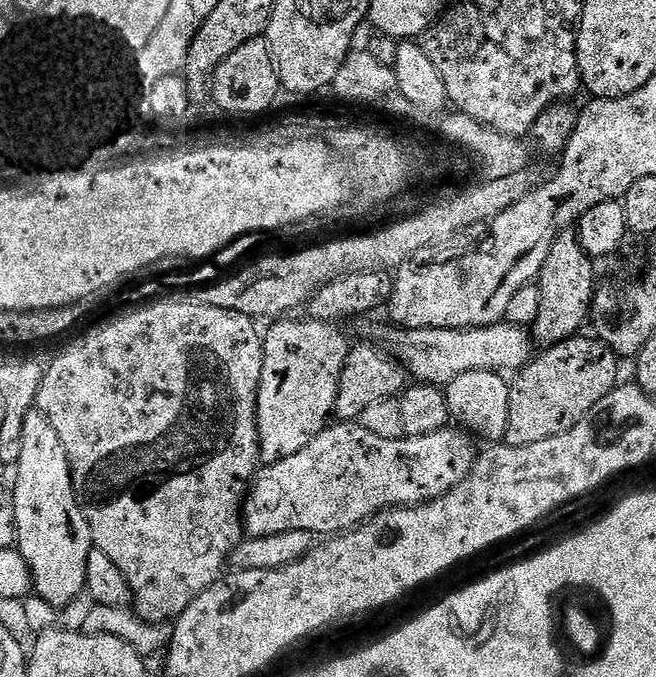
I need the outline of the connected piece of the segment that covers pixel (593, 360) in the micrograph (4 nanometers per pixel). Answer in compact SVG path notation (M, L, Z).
M577 334L572 337L571 340L563 340L561 344L556 344L552 348L545 348L543 351L539 353L541 356L537 358L537 360L532 360L529 362L528 365L525 366L524 369L521 370L520 373L517 374L516 377L511 377L510 383L508 385L508 389L510 390L510 418L506 418L506 434L503 438L503 443L509 444L510 446L514 446L517 448L518 446L530 446L534 442L546 442L546 438L558 438L558 434L566 434L566 430L570 430L575 424L578 422L582 422L582 418L586 413L591 410L594 406L598 406L598 402L602 402L602 398L606 398L606 394L610 394L613 390L613 388L617 387L618 379L616 380L616 375L619 374L620 368L616 363L618 363L618 357L616 353L609 350L609 348L605 344L601 344L599 340L593 338L591 335L588 334Z

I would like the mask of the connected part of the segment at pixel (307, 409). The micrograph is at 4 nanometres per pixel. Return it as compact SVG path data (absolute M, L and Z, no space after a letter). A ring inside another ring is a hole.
M292 318L277 319L273 323L276 325L263 337L264 365L258 386L256 421L260 439L260 459L265 465L277 464L298 454L298 450L306 450L306 446L310 446L310 442L314 442L314 438L318 438L318 434L329 427L336 410L342 370L346 366L350 351L348 336L340 329L343 327L339 323L327 324L311 318L288 319Z

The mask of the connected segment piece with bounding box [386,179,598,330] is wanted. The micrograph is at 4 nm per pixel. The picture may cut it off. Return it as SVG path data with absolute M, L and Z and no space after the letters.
M549 179L541 184L539 188L535 188L530 194L526 194L526 198L522 198L522 202L518 202L514 206L510 206L510 210L492 217L490 221L492 229L489 230L488 237L481 242L480 249L477 252L468 252L465 256L458 257L457 260L446 261L445 264L428 265L416 264L420 262L409 262L395 269L392 282L392 296L388 299L386 305L386 312L392 315L391 323L397 328L413 328L414 330L422 330L423 328L481 328L482 326L501 323L505 319L504 316L510 303L510 298L513 298L518 290L531 285L539 277L542 270L542 262L546 262L546 254L550 250L550 246L554 246L556 235L571 229L573 225L580 221L582 214L586 214L586 210L594 210L594 206L598 206L596 184L556 184L552 179Z

